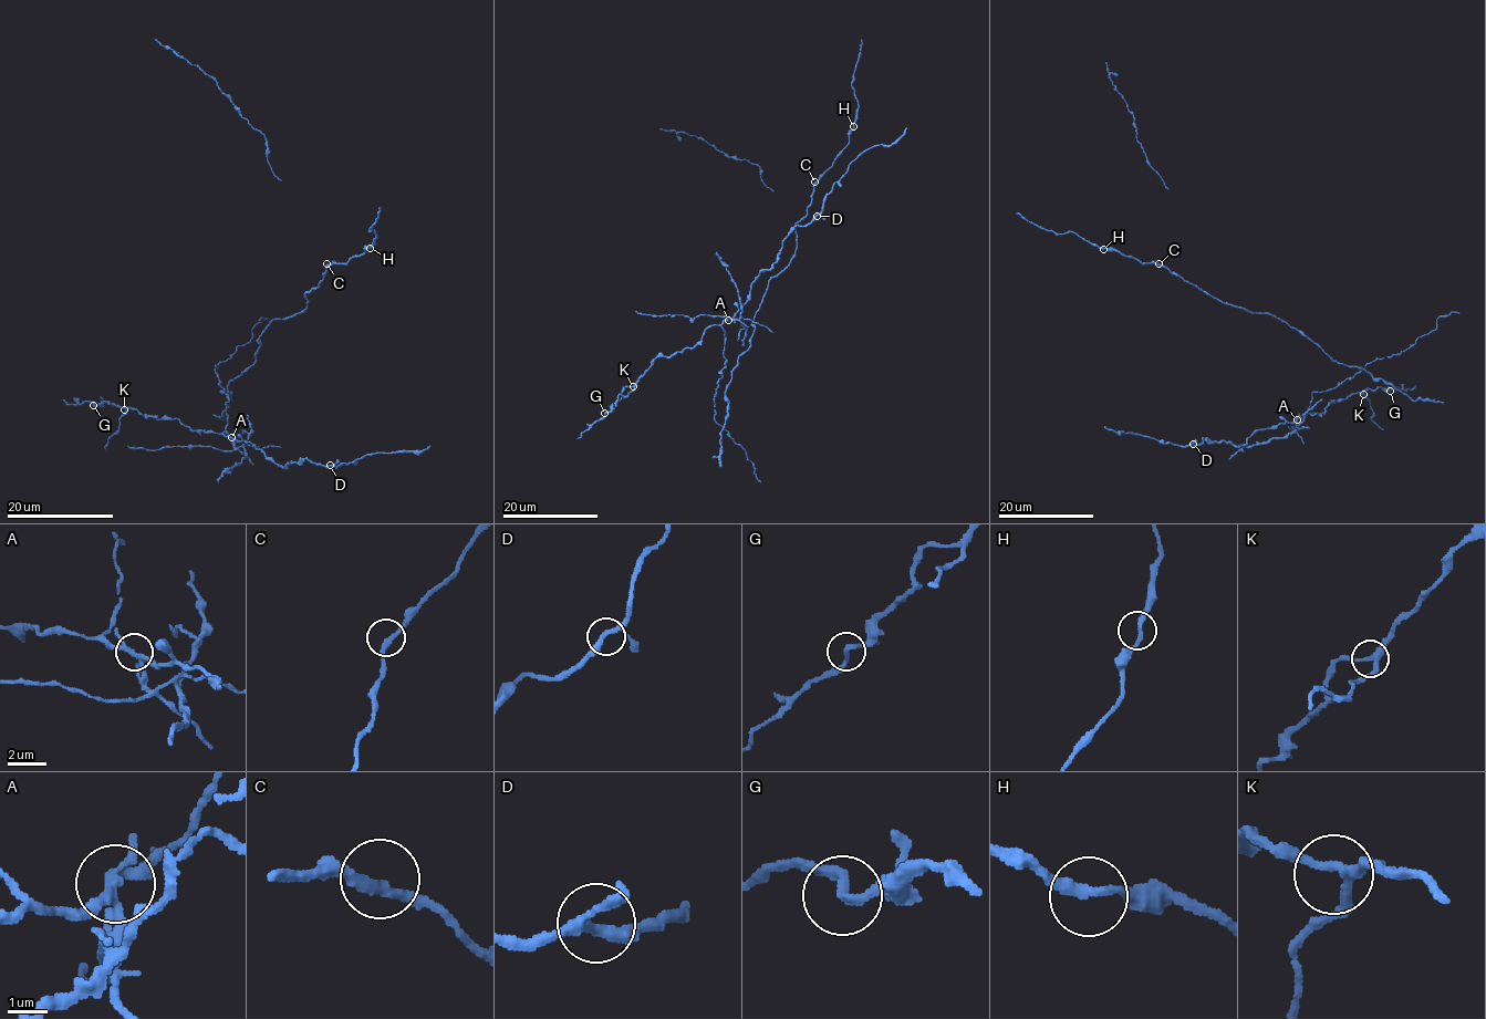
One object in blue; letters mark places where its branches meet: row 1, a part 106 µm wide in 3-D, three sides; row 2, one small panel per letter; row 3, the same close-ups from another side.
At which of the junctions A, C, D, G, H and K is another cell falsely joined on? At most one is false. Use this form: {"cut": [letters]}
{"cut": ["A"]}

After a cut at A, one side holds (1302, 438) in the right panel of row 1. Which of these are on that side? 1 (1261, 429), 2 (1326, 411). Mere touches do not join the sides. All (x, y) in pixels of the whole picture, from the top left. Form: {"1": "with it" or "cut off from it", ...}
{"1": "cut off from it", "2": "cut off from it"}

